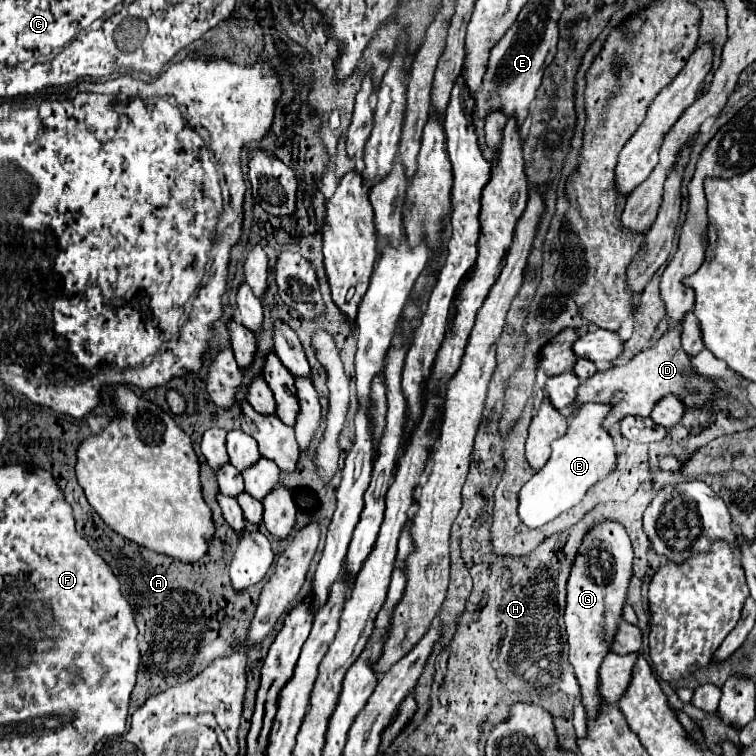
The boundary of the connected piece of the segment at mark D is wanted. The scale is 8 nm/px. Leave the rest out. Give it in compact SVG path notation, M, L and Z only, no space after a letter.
M669 328L651 348L639 352L625 366L615 366L607 372L597 372L589 380L585 380L577 392L577 406L583 402L607 402L615 390L623 390L625 400L609 412L609 418L603 422L605 426L613 426L625 416L649 416L653 406L669 394L673 394L687 408L693 408L693 410L711 406L719 396L717 384L711 378L699 376L693 370L691 354L687 354L681 348L681 330L673 330L673 328Z

